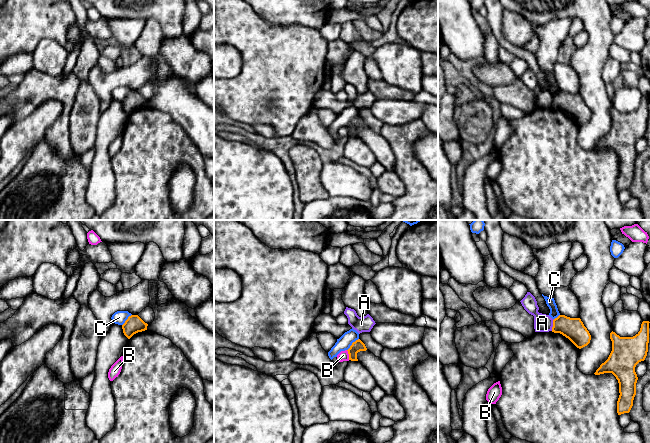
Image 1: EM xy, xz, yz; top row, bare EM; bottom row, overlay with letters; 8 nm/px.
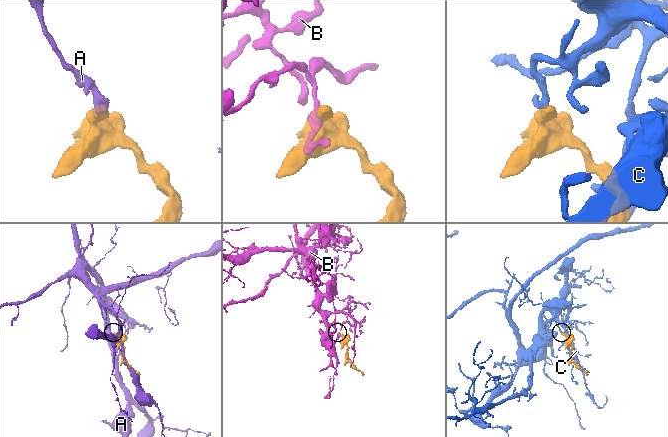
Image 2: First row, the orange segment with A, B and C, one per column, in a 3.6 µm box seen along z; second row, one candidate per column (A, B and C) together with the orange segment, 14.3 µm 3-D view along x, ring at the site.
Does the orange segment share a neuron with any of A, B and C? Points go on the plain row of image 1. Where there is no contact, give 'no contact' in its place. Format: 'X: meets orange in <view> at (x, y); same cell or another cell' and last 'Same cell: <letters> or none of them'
A: meets orange in yz at (553, 101); another cell
B: meets orange in xz at (349, 131); another cell
C: meets orange in xz at (352, 120); another cell
Same cell: none of them

